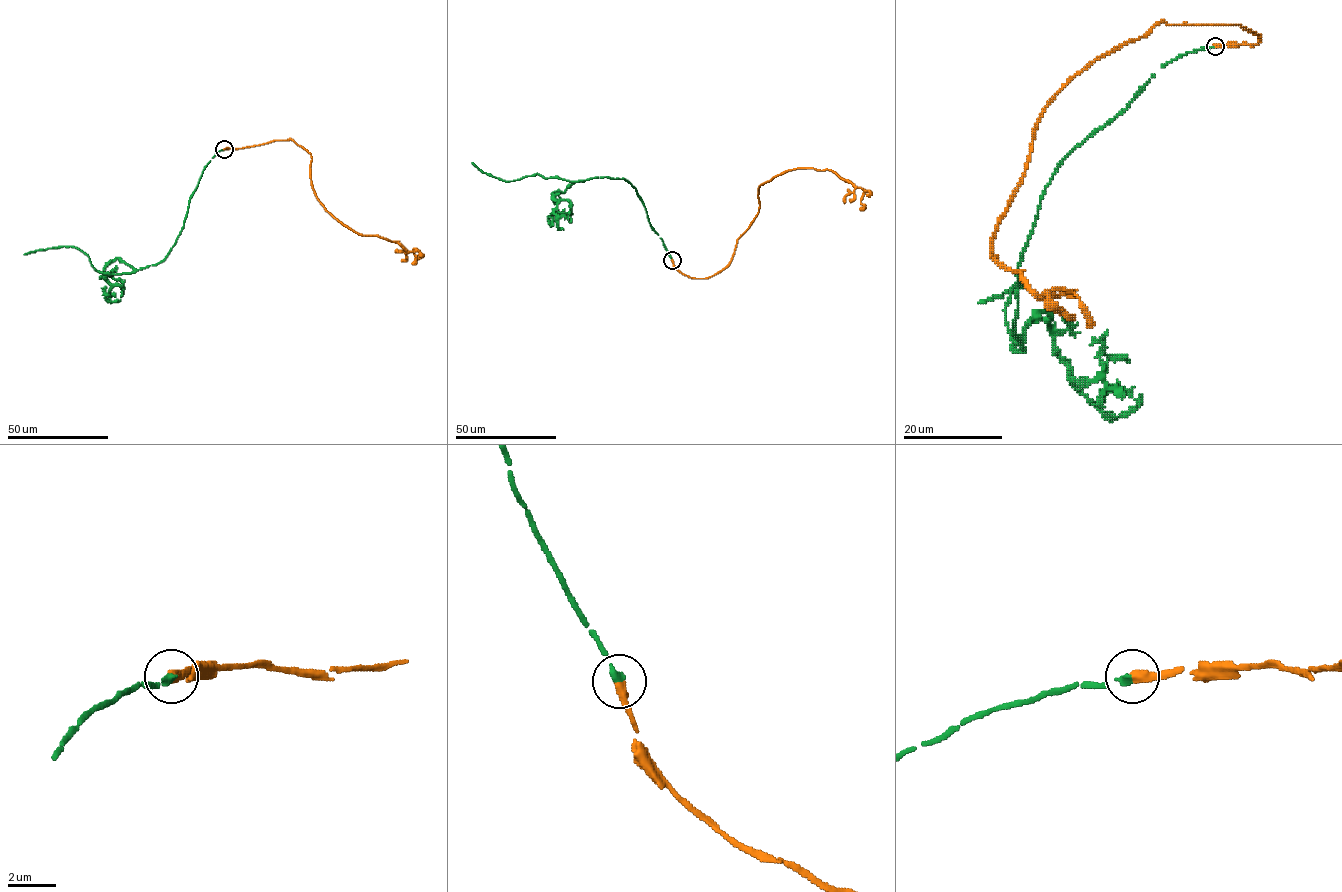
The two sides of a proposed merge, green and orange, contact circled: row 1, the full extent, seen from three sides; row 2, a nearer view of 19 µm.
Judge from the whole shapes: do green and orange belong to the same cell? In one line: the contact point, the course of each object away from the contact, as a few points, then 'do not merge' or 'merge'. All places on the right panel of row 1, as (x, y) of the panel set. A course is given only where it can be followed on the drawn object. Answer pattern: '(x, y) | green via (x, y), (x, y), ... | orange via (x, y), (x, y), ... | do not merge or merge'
(1215, 46) | green via (1215, 46), (1162, 65), (1057, 168), (1018, 266), (1021, 351), (1006, 304), (1022, 283), (978, 303) | orange via (1215, 46), (1261, 41), (1158, 23), (1037, 124), (992, 256), (1038, 296), (1070, 291), (1090, 328) | merge

